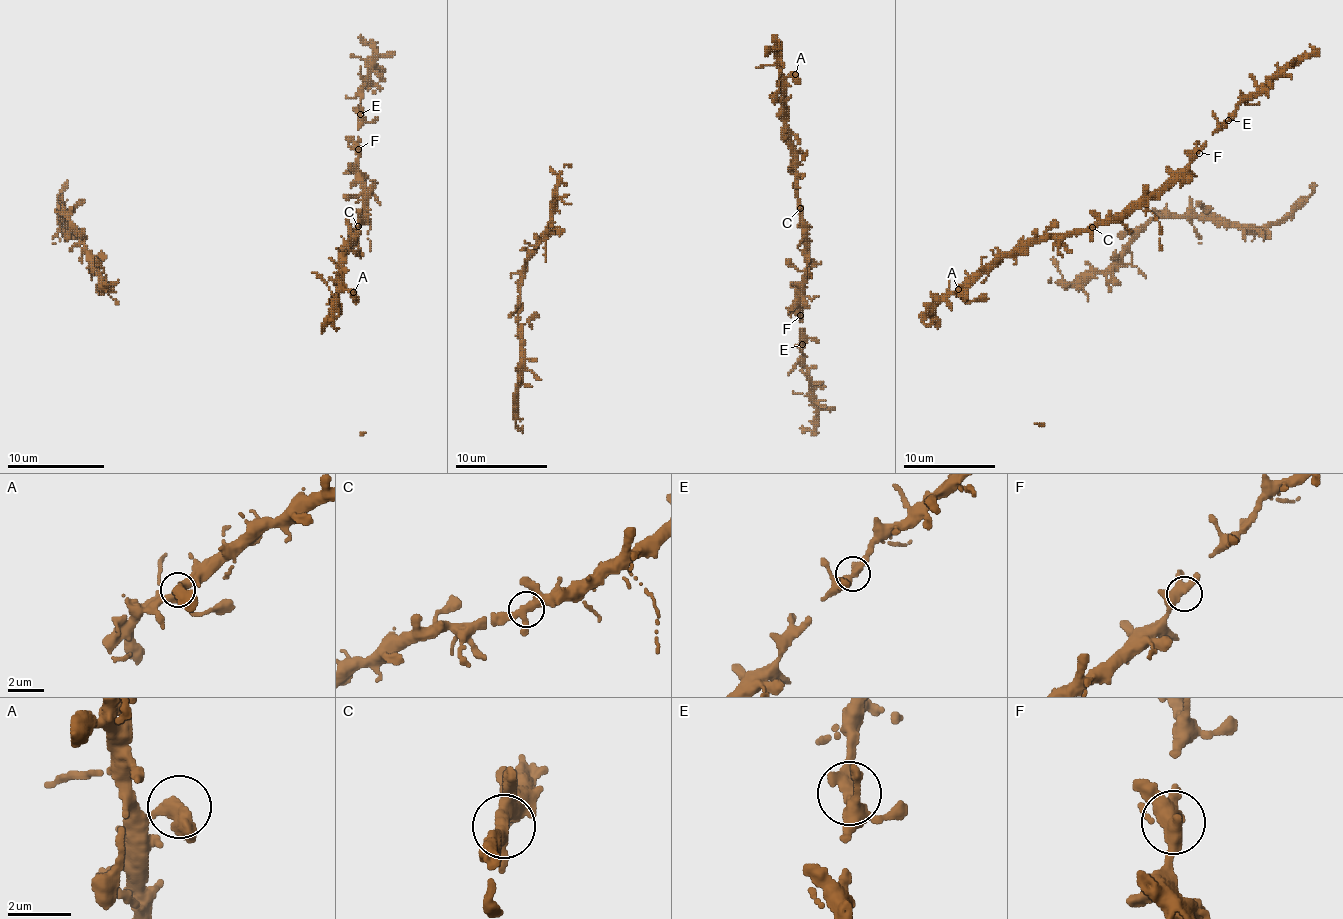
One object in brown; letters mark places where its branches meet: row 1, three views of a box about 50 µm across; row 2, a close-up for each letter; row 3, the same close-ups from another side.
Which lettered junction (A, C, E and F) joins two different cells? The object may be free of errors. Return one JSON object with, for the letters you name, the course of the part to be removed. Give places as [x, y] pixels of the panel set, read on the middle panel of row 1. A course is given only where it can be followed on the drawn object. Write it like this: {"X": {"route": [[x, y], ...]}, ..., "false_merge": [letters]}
{"false_merge": []}

